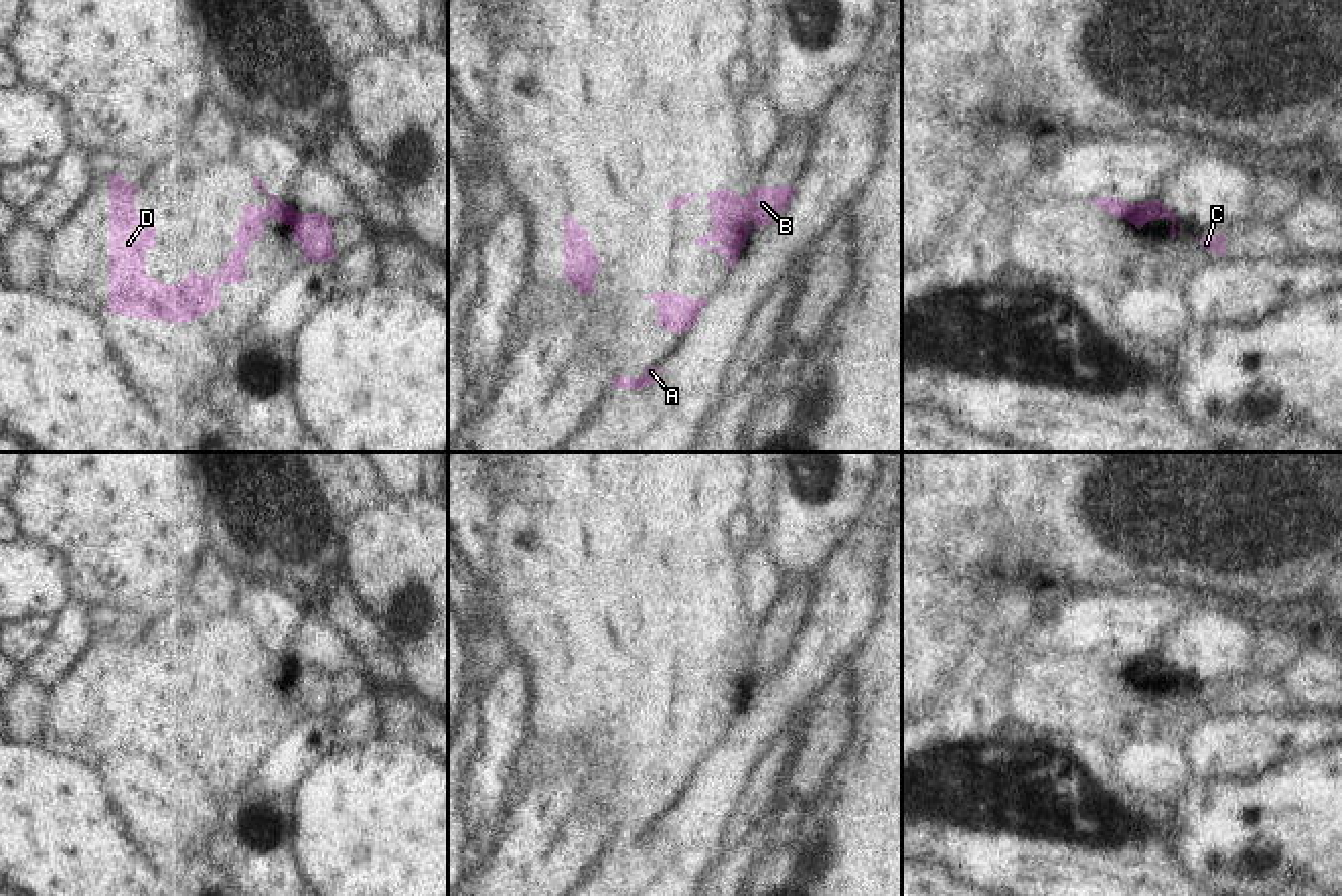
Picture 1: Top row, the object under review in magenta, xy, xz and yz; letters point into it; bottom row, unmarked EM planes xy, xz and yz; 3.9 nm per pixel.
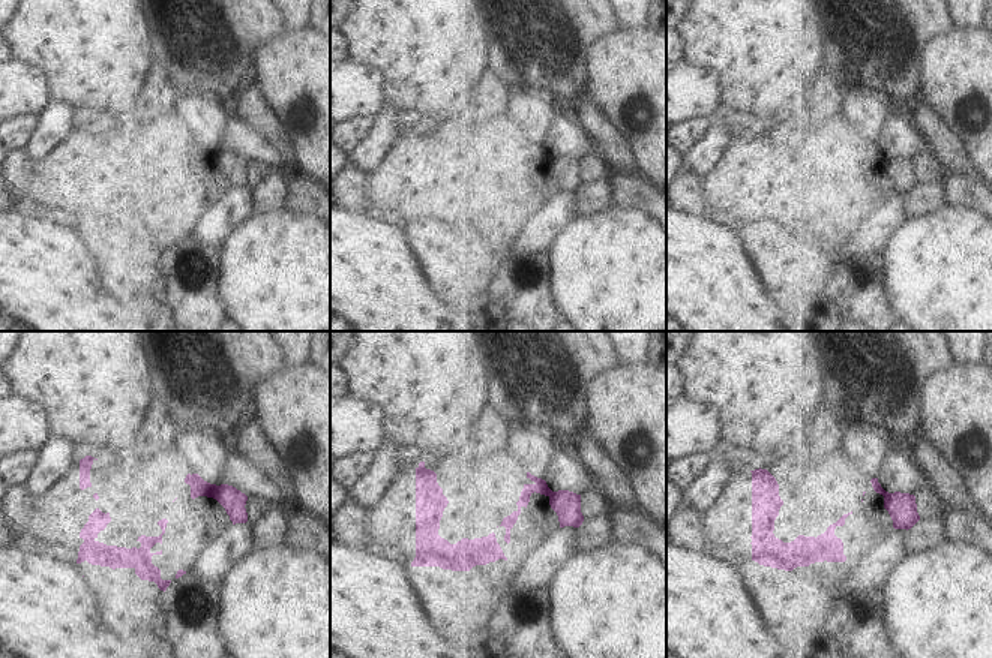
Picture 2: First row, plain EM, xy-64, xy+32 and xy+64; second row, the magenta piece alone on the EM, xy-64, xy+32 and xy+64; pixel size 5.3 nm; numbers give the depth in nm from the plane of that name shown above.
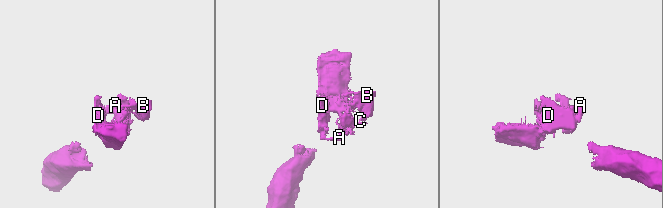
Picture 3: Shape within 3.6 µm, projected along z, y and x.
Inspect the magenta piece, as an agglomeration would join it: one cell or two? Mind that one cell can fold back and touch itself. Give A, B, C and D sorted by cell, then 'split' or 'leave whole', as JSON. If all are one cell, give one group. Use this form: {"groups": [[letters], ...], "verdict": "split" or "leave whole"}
{"groups": [["A", "D"], ["B", "C"]], "verdict": "split"}

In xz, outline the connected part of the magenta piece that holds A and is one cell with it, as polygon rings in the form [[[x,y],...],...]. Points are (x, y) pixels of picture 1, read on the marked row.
[[[649,365],[643,377],[614,377],[612,385],[616,389],[647,389],[649,385],[657,385],[659,367]]]

